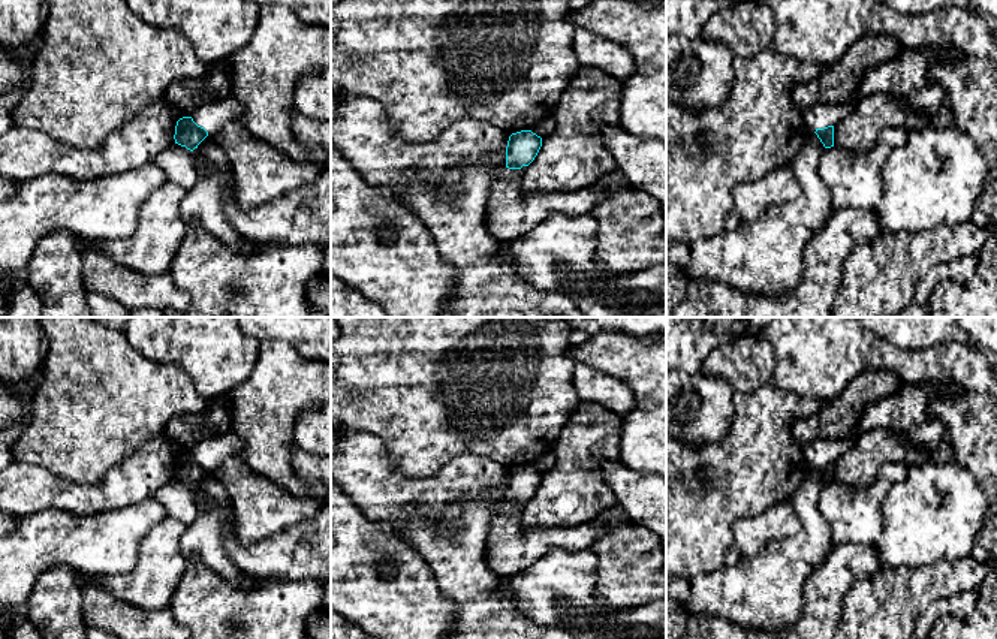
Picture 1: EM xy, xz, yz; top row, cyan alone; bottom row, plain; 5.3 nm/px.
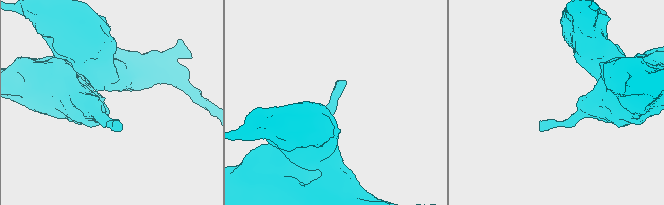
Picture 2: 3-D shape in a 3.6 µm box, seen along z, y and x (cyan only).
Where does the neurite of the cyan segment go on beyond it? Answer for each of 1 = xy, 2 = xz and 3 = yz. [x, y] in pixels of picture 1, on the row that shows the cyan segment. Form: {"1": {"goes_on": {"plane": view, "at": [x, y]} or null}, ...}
{"1": {"goes_on": null}, "2": {"goes_on": null}, "3": {"goes_on": null}}

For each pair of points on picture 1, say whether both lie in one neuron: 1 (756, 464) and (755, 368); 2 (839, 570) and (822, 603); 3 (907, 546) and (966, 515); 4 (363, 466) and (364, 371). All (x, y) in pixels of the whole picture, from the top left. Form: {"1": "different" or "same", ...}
{"1": "different", "2": "same", "3": "same", "4": "different"}

